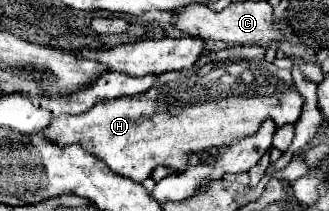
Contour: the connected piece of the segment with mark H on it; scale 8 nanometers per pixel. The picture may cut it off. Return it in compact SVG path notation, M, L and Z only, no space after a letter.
M258 44L208 52L192 68L156 76L156 84L140 96L104 100L104 104L94 104L80 116L58 116L42 134L48 136L52 144L80 144L86 152L92 152L92 156L104 160L116 174L122 174L134 182L144 182L158 166L186 170L190 150L232 144L254 134L264 118L272 118L276 126L296 122L300 118L302 98L294 86L292 74L266 62L264 52L266 50Z

